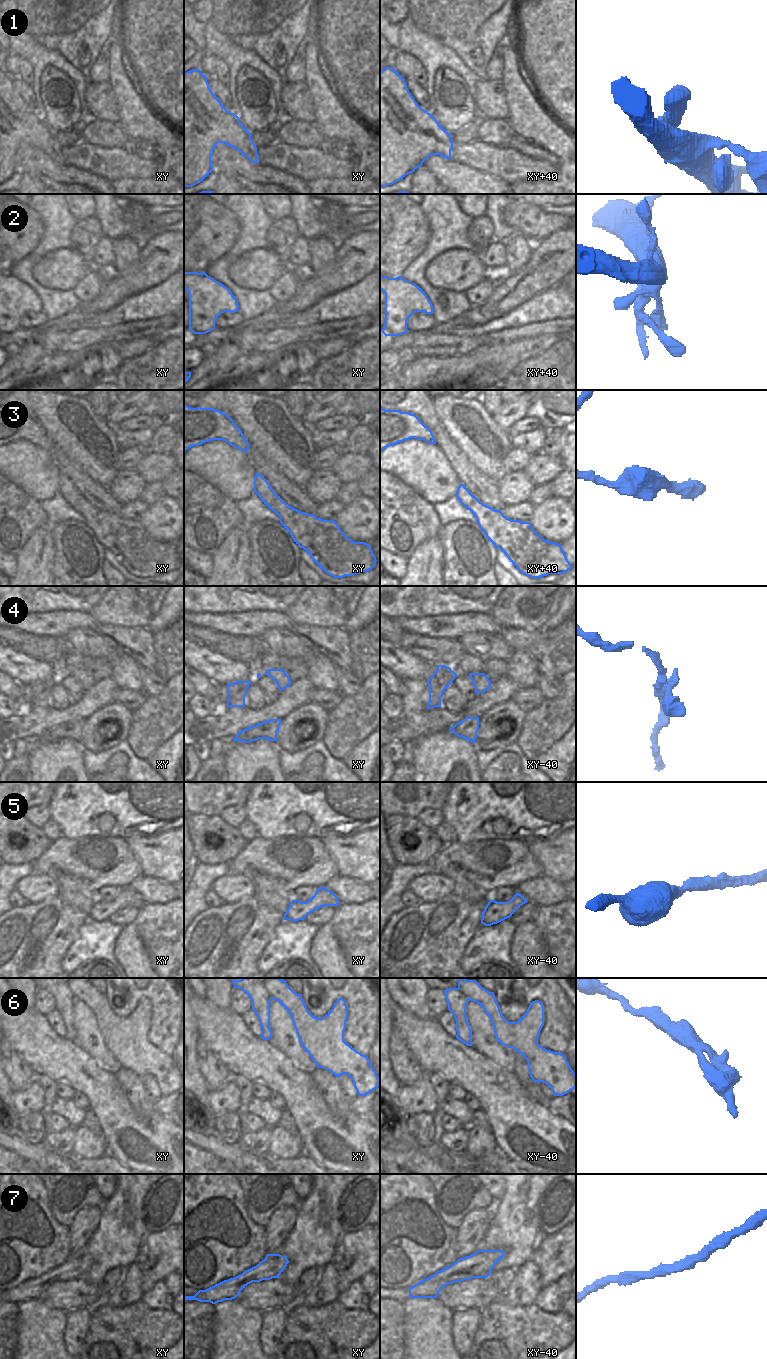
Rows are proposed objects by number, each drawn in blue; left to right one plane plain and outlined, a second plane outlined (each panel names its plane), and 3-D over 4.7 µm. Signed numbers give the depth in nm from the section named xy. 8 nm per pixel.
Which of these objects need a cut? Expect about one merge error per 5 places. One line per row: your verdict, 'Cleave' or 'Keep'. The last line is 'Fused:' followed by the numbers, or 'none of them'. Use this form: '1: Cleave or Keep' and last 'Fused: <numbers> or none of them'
1: Keep
2: Keep
3: Keep
4: Keep
5: Keep
6: Cleave
7: Keep
Fused: 6

